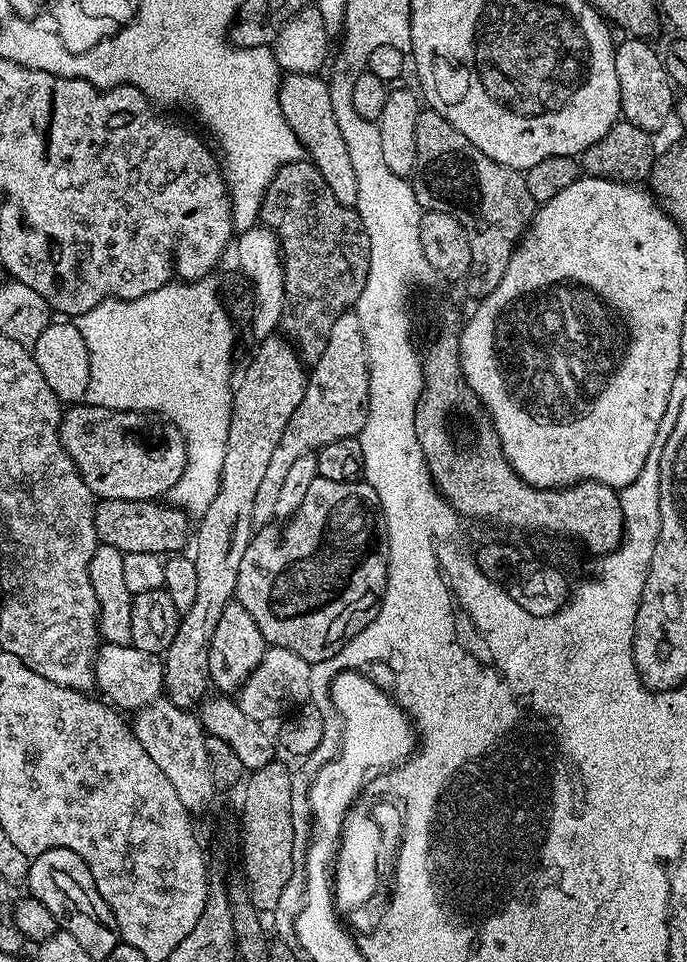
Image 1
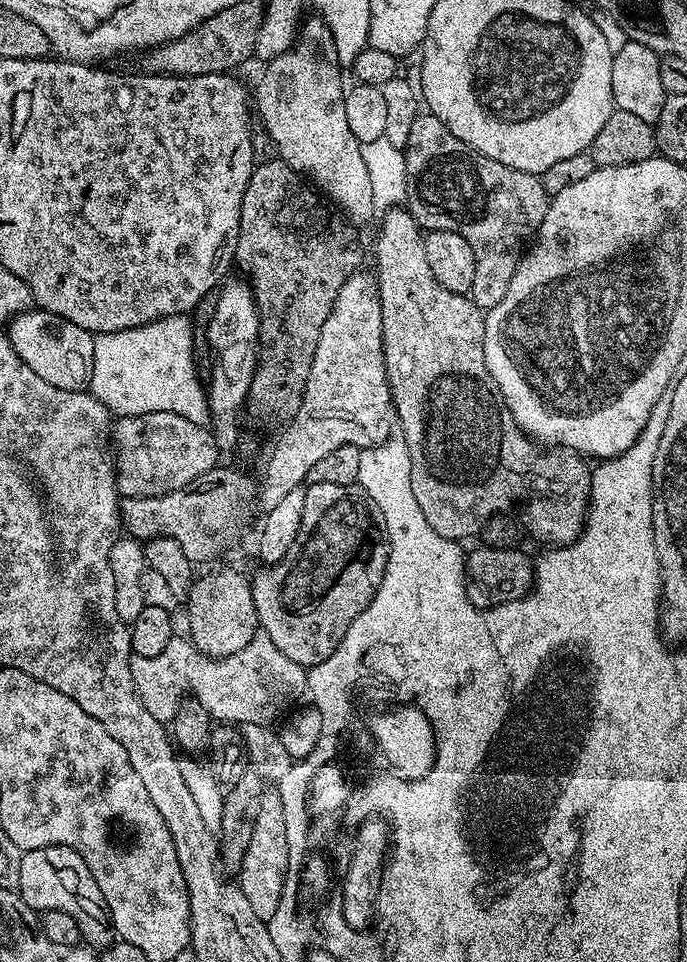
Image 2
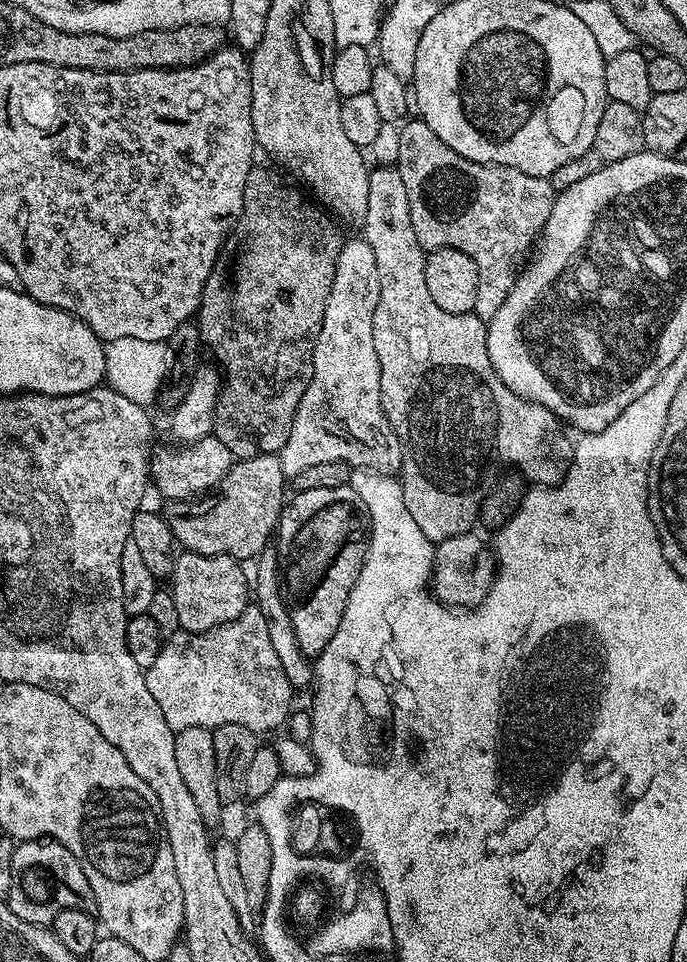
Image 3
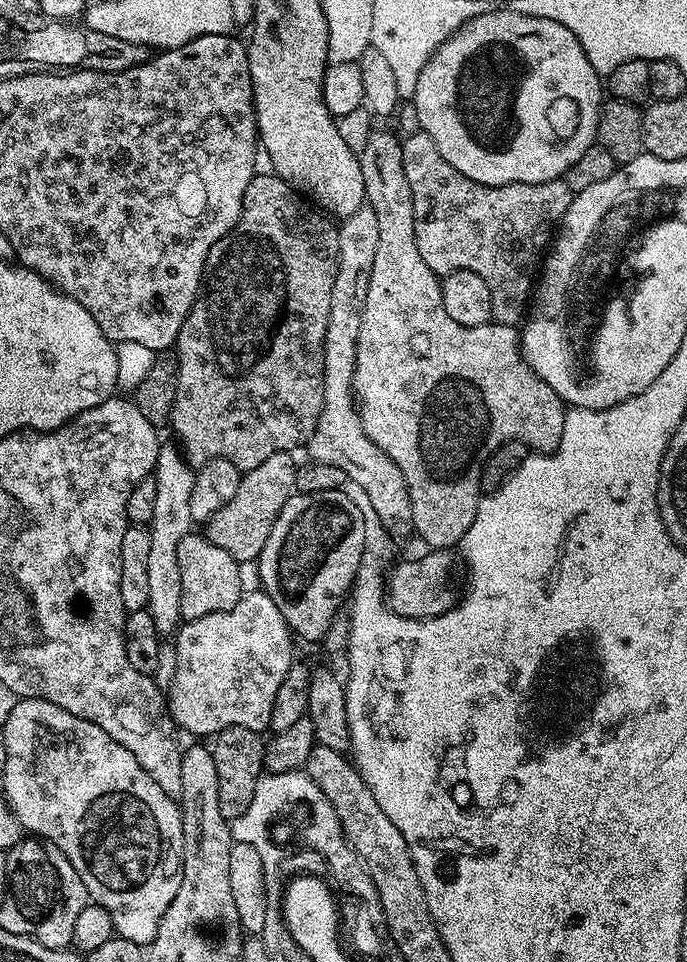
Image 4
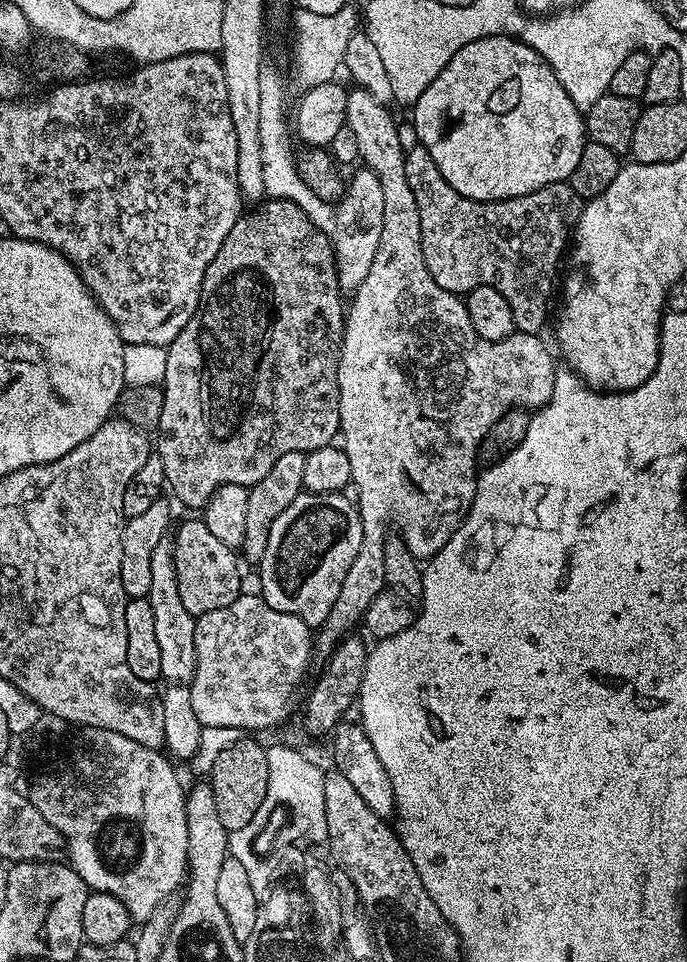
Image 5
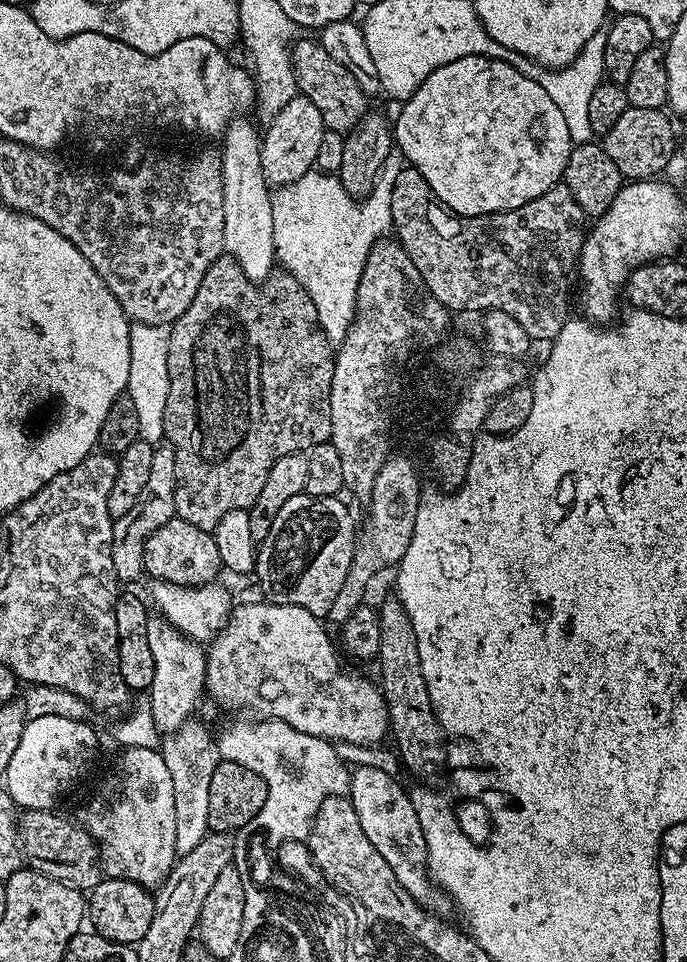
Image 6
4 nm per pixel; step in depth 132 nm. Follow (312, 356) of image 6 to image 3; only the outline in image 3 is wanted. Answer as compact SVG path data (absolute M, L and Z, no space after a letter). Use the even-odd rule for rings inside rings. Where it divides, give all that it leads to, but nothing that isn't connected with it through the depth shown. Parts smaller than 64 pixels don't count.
M260 166L250 170L242 214L220 247L194 317L195 323L200 323L201 342L212 351L215 363L222 369L214 434L236 460L278 454L286 446L286 438L290 438L298 402L302 402L312 377L314 346L322 330L338 254L345 242L336 229L337 221L299 187L284 184L281 173L276 172Z

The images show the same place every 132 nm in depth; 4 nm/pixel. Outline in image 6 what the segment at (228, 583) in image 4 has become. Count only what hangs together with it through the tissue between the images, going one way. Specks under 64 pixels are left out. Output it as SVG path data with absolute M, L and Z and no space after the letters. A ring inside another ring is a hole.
M174 519L166 522L166 526L158 526L150 538L146 538L146 562L144 570L153 581L161 580L167 584L185 584L191 588L198 584L210 584L222 572L218 558L218 546L211 532L198 530L198 526L190 526L190 522Z

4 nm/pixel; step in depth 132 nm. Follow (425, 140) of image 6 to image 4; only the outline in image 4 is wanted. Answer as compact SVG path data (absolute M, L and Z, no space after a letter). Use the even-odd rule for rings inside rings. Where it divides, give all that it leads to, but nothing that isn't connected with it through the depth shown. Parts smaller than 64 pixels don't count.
M508 8L489 10L468 21L426 62L414 97L417 125L419 131L434 138L438 154L458 174L466 174L479 184L506 186L559 180L596 140L602 76L590 66L578 38L566 26Z

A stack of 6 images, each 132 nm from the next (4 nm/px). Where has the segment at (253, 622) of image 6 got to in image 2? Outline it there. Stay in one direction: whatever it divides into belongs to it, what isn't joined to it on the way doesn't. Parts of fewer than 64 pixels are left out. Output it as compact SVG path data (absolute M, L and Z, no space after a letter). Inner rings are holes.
M257 631L256 637L238 654L230 654L223 660L215 660L213 656L202 654L192 644L191 639L176 634L170 642L166 642L166 650L153 656L133 655L129 660L130 678L134 680L134 690L140 695L142 706L162 725L171 725L180 701L191 695L200 703L204 711L213 721L239 726L242 724L267 724L279 721L297 703L296 699L306 692L306 669L298 662L290 662L264 631Z

